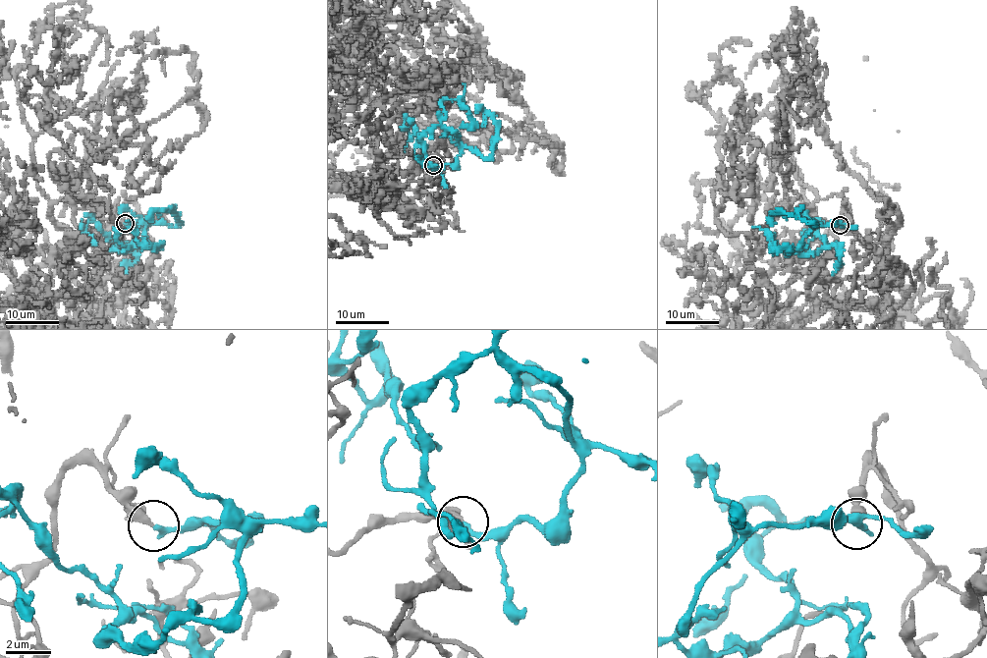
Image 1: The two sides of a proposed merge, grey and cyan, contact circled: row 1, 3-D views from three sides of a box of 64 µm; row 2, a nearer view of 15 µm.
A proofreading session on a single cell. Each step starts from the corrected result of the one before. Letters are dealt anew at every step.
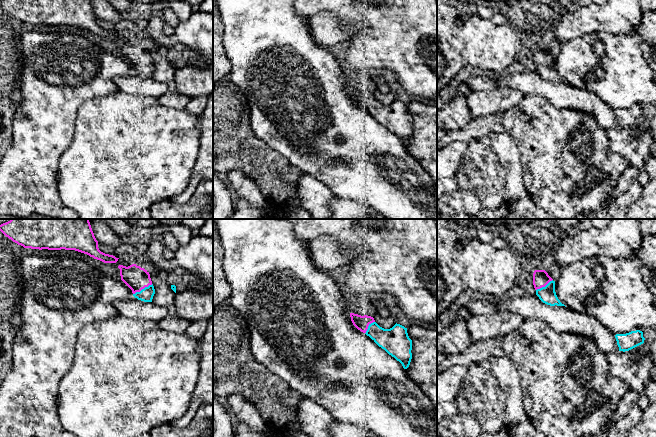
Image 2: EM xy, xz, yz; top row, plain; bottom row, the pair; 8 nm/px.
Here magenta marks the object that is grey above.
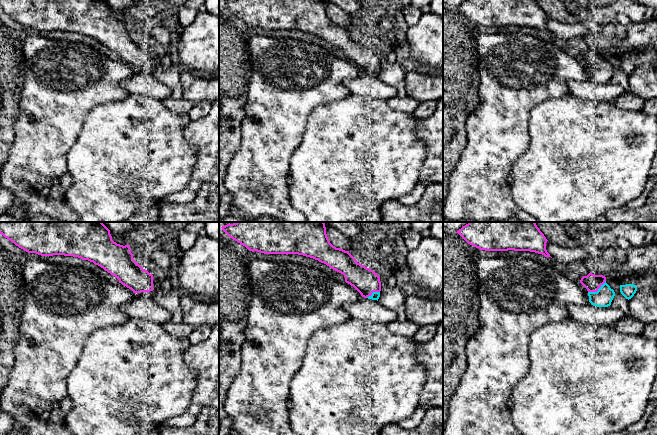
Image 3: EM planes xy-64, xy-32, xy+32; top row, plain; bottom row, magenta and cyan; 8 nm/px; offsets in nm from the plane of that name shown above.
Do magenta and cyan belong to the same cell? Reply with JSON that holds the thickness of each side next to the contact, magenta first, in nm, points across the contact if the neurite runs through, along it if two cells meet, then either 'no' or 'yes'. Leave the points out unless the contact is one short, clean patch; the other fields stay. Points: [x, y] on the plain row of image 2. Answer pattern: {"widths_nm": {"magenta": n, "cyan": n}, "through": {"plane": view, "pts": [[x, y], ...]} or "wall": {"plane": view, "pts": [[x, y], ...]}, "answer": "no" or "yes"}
{"widths_nm": {"magenta": 190, "cyan": 110}, "answer": "yes"}

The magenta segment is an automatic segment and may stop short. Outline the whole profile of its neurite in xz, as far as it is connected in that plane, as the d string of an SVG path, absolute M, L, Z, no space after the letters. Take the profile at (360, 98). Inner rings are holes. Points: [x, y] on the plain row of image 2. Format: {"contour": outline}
{"contour": "M350 89L353 101L369 112L379 123L399 137L407 145L412 135L412 116L407 104L395 100L390 105L380 103L371 92Z"}

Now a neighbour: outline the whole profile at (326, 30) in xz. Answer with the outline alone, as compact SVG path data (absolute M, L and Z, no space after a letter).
M320 11L309 16L307 22L314 41L326 48L347 41L353 33L358 31L357 26L344 26L329 11Z

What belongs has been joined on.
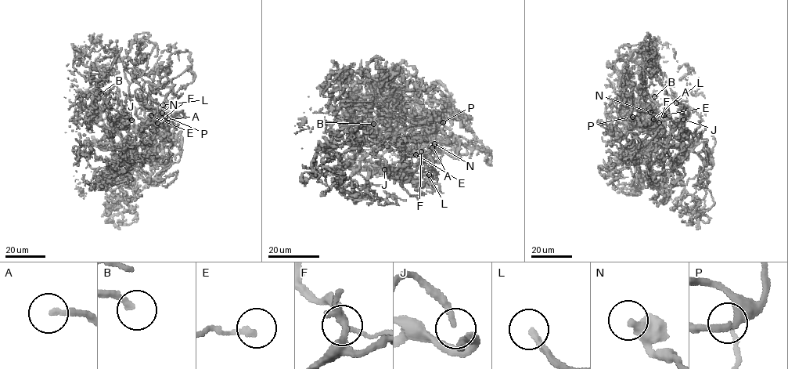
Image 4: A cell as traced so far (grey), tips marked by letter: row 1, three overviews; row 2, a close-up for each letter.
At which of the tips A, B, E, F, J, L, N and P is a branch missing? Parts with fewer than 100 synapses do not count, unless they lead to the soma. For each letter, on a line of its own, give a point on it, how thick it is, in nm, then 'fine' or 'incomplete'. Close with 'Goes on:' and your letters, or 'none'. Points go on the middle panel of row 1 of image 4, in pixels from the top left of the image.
A: place (432, 147); calibre 200 nm; fine
B: place (373, 124); calibre 240 nm; incomplete
E: place (415, 154); calibre 170 nm; fine
F: place (421, 151); calibre 160 nm; fine
J: place (384, 169); calibre 150 nm; incomplete
L: place (429, 175); calibre 260 nm; incomplete
N: place (434, 143); calibre 380 nm; fine
P: place (443, 122); calibre 110 nm; fine
Goes on: B, J, L

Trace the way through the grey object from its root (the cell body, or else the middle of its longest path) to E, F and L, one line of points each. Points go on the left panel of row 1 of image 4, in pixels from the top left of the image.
E: (118, 119), (130, 138), (127, 146), (118, 146), (157, 111), (173, 117), (171, 124), (160, 128), (151, 115)
F: (118, 119), (131, 141), (121, 147), (156, 111), (173, 117), (164, 127), (157, 123)
L: (118, 119), (130, 138), (131, 142), (127, 146), (118, 146), (143, 124), (162, 115), (164, 108), (163, 105)

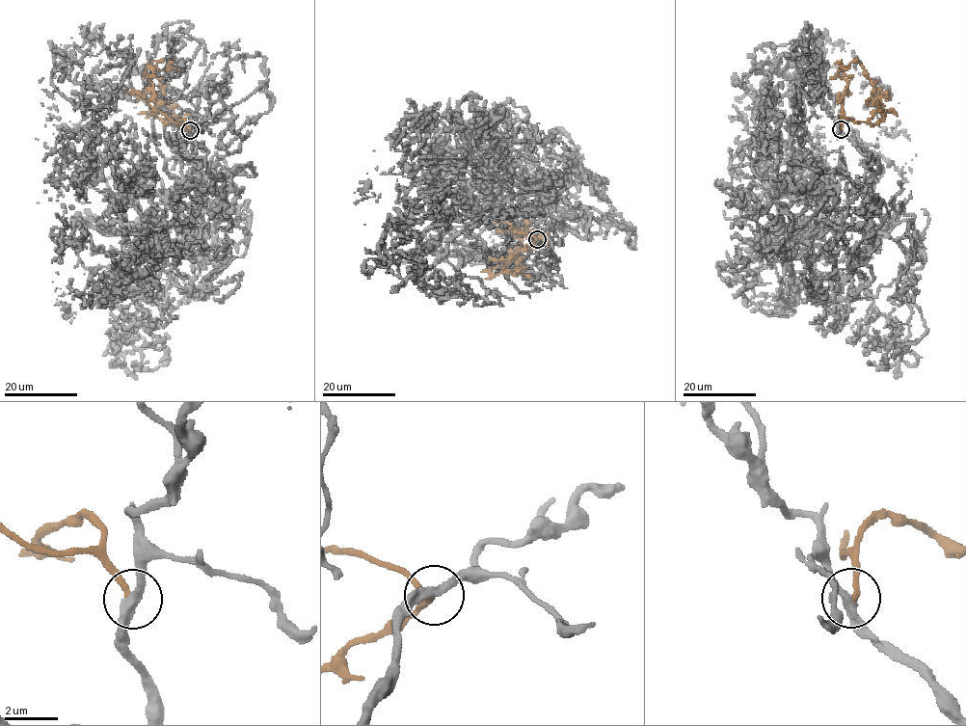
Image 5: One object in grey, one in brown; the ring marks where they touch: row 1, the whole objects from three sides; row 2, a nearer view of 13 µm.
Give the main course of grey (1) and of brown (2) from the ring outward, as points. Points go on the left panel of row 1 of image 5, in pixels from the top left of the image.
1: (190, 130), (216, 168), (135, 229), (155, 210), (107, 106), (51, 83), (91, 33), (88, 79)
2: (190, 130), (148, 103), (154, 95), (148, 78), (152, 73), (151, 66), (158, 60), (146, 65), (147, 76)

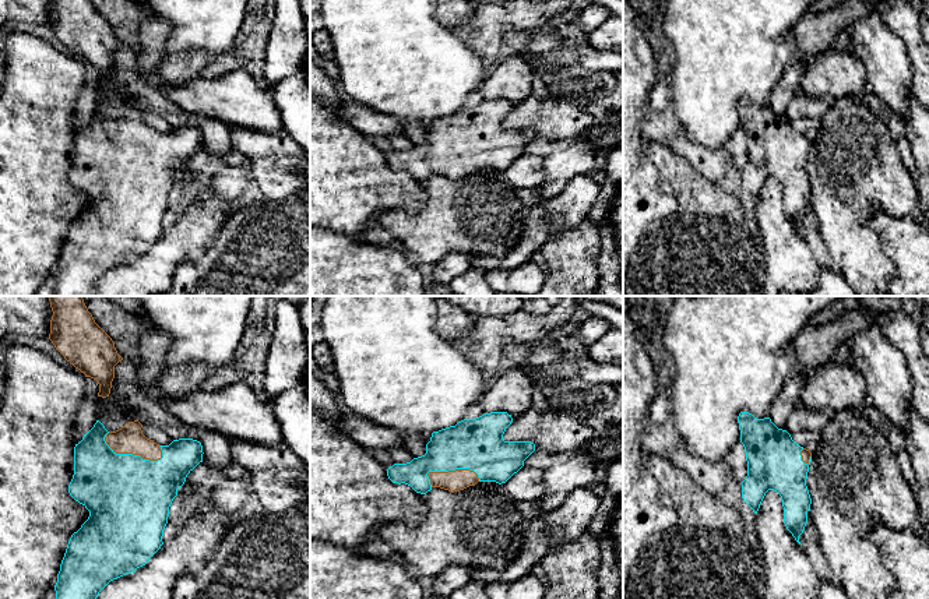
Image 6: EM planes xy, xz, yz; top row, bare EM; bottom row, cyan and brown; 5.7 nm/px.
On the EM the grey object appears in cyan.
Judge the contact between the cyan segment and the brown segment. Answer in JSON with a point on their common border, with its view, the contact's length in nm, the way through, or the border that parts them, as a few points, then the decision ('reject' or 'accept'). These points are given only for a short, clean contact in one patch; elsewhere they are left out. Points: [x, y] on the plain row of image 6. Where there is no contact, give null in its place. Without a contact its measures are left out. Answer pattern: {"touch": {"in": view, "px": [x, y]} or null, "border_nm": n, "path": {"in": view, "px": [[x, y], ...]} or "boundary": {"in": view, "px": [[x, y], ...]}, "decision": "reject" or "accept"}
{"touch": {"in": "xy", "px": [130, 141]}, "border_nm": 360, "decision": "accept"}

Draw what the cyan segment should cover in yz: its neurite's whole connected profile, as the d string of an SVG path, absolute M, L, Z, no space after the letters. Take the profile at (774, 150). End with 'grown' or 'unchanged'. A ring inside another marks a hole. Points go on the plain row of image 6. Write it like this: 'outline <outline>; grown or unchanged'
outline M740 99L738 110L747 148L747 163L740 170L743 188L757 201L766 180L768 177L777 179L782 187L784 211L800 232L799 223L807 211L807 200L812 191L806 173L812 140L796 131L791 121L778 116L770 105L757 106L749 99Z; grown

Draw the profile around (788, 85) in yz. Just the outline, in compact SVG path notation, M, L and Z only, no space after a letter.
M798 59L787 64L781 78L770 92L768 105L778 116L785 117L789 102L800 91L805 68Z

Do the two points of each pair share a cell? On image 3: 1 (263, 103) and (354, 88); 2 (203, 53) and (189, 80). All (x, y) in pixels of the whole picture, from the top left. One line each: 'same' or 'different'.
1: different
2: different

